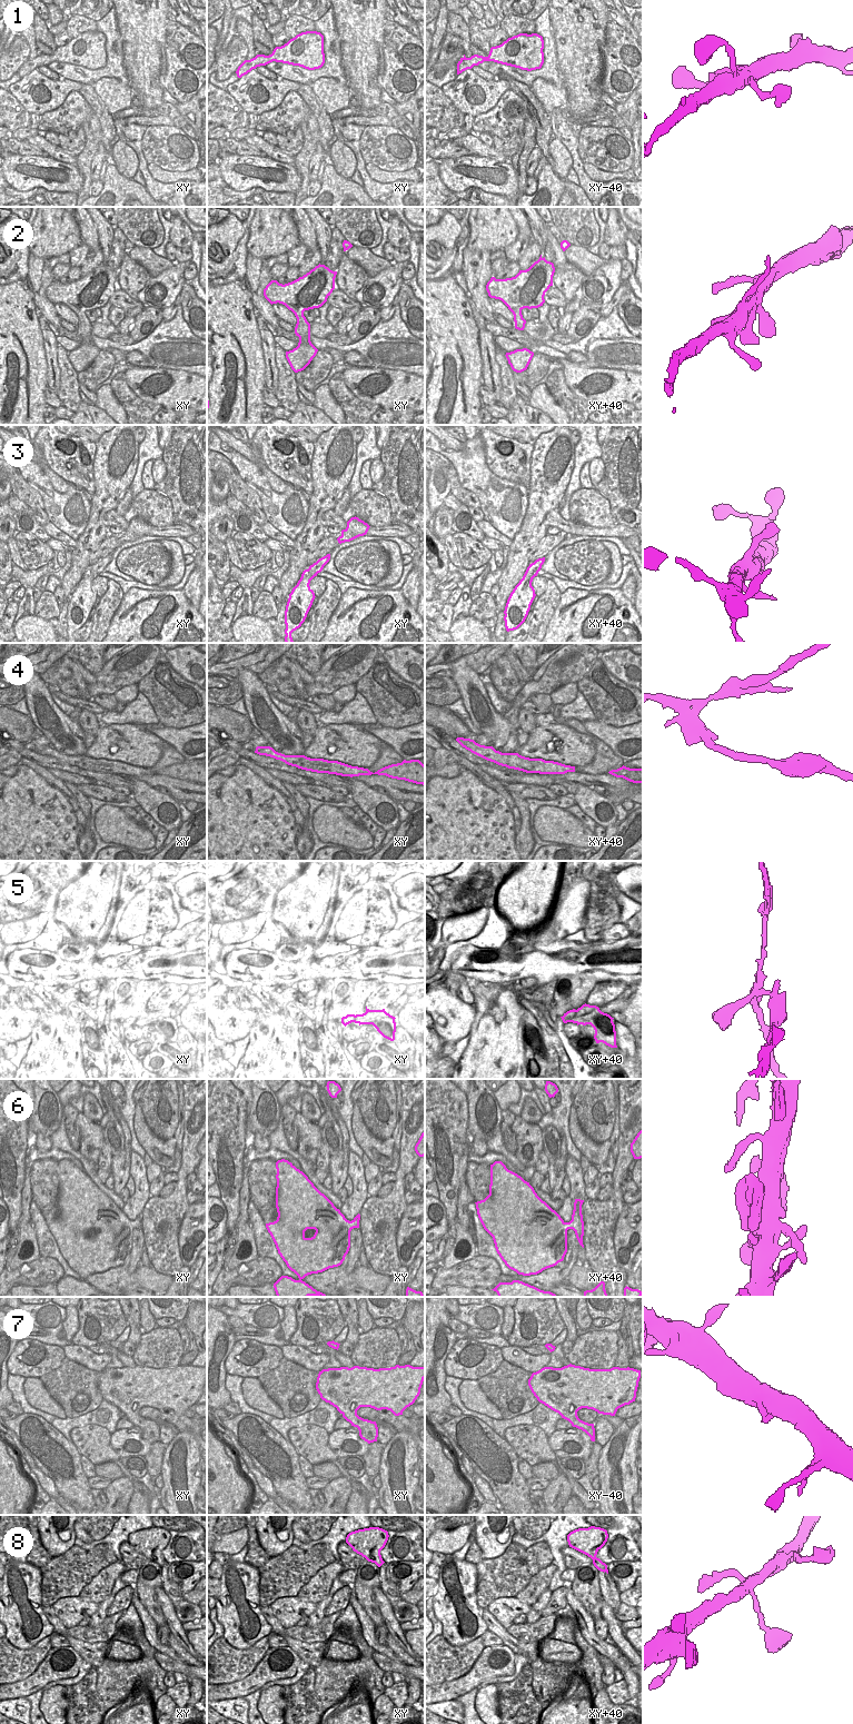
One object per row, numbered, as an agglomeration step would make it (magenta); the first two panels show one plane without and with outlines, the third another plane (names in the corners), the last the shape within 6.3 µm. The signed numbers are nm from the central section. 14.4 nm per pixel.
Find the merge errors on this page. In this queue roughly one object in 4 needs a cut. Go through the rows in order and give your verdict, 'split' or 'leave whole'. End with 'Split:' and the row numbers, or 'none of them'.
1: leave whole
2: leave whole
3: leave whole
4: split
5: split
6: leave whole
7: leave whole
8: leave whole
Split: 4, 5

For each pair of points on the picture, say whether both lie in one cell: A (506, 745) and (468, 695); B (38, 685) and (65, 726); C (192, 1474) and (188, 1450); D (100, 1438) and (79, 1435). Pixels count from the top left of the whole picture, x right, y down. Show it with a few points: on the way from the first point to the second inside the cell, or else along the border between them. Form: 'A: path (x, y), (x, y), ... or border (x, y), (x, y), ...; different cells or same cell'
A: path (493, 732), (477, 721), (477, 709); same cell
B: path (45, 695), (59, 716); same cell
C: path (188, 1468), (188, 1456); same cell
D: path (95, 1438), (85, 1438); same cell

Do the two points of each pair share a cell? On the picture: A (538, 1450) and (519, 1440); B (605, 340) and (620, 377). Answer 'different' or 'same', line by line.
A: same
B: different

